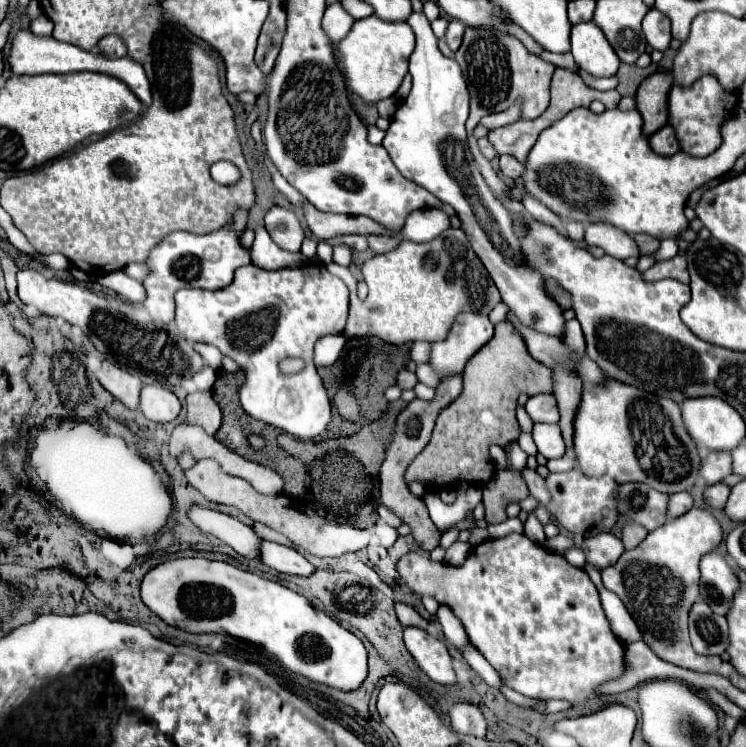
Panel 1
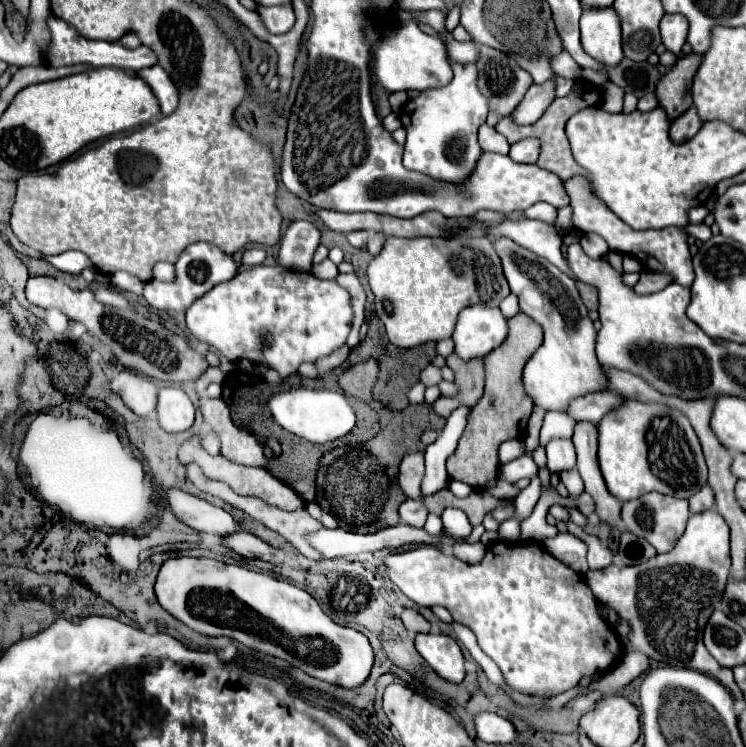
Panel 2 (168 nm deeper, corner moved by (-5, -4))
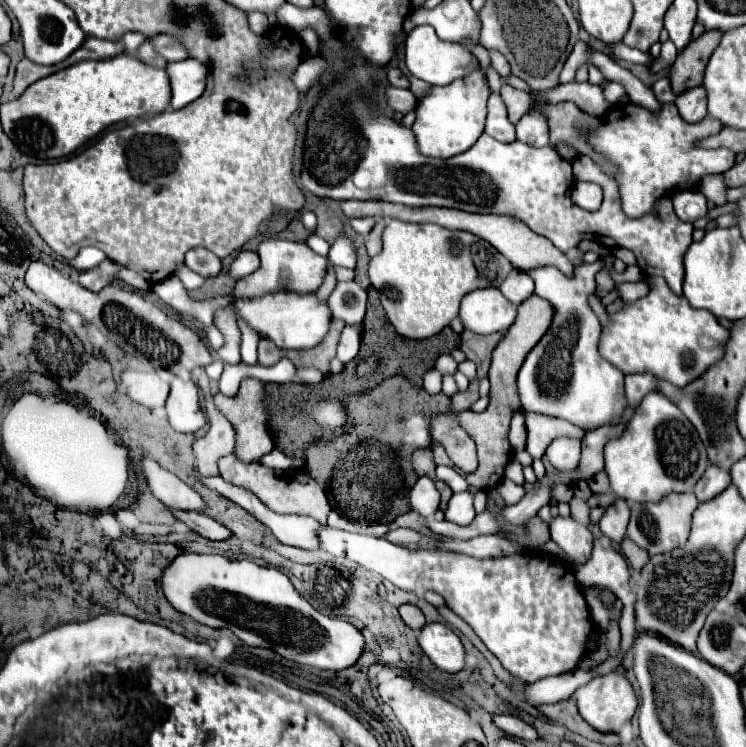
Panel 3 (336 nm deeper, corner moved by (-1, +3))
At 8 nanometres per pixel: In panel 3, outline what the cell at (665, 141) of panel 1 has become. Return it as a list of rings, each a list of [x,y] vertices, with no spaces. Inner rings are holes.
[[[704,85],[688,89],[676,97],[676,107],[678,107],[680,115],[684,117],[684,121],[688,121],[688,123],[700,123],[708,115],[706,103],[708,103],[708,99],[706,99]]]

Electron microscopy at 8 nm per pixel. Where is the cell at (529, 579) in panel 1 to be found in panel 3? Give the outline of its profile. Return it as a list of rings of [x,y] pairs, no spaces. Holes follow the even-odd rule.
[[[328,525],[318,529],[316,535],[320,539],[320,549],[354,563],[360,561],[364,543],[368,543],[360,565],[420,597],[428,589],[440,593],[446,599],[446,605],[474,629],[496,657],[500,657],[500,663],[526,683],[574,671],[594,633],[584,595],[568,563],[552,563],[534,553],[474,559],[452,551],[414,551],[386,539],[362,541],[358,535]]]

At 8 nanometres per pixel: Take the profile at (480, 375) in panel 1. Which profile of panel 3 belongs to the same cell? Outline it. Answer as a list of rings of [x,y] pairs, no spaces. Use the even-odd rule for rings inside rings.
[[[532,295],[522,305],[518,305],[518,317],[516,317],[516,321],[512,323],[512,327],[506,331],[504,339],[496,345],[496,349],[492,353],[492,365],[490,365],[490,375],[488,375],[490,385],[492,385],[490,387],[492,399],[490,399],[488,409],[482,411],[482,413],[474,413],[474,411],[460,411],[460,413],[456,413],[458,423],[474,439],[474,443],[478,447],[478,459],[480,459],[478,469],[474,473],[460,471],[458,467],[454,467],[454,463],[450,461],[450,457],[446,455],[446,451],[444,451],[444,447],[440,443],[432,445],[432,453],[434,453],[436,465],[448,465],[448,467],[456,469],[476,489],[500,483],[500,479],[504,477],[504,467],[510,461],[510,449],[512,449],[510,443],[508,443],[510,419],[512,419],[512,413],[516,411],[516,407],[520,407],[520,399],[516,397],[516,373],[520,371],[520,365],[524,363],[524,359],[530,353],[530,349],[548,331],[548,327],[552,323],[552,315],[554,315],[552,303],[546,301],[546,299],[542,299],[542,297],[538,297],[538,295]]]

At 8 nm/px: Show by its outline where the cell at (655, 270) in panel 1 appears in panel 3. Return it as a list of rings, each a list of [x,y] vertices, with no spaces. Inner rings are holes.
[[[638,281],[638,283],[620,283],[620,285],[618,285],[618,291],[620,291],[620,297],[622,297],[624,301],[636,301],[636,299],[648,295],[650,289],[648,289],[646,283]]]

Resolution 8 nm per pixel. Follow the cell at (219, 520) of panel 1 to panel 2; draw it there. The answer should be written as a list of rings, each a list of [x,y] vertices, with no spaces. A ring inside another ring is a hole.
[[[168,490],[168,502],[178,520],[198,532],[208,532],[218,538],[226,538],[240,530],[226,510],[212,506],[210,502],[200,500],[182,490]]]

